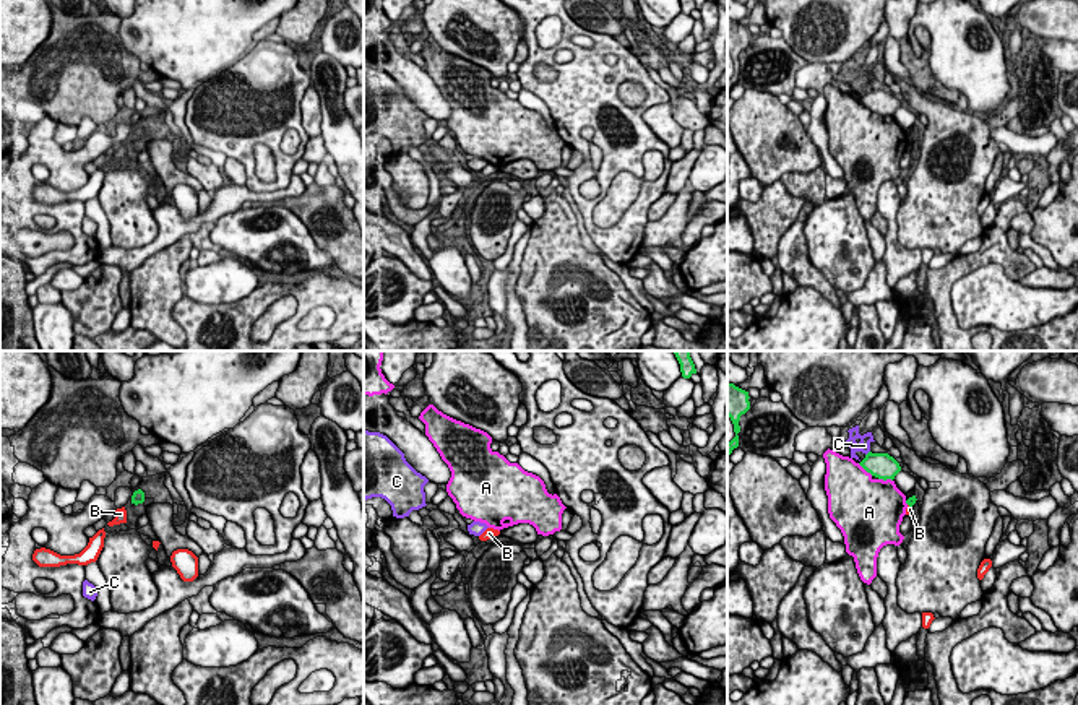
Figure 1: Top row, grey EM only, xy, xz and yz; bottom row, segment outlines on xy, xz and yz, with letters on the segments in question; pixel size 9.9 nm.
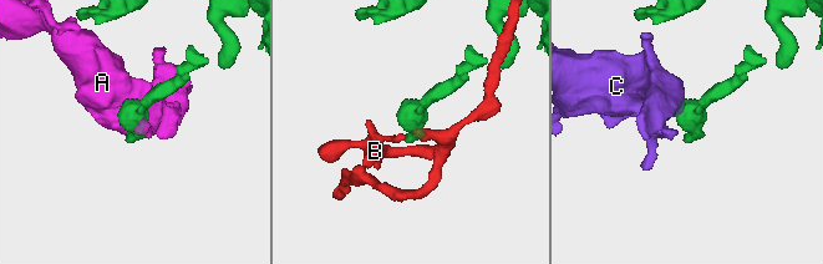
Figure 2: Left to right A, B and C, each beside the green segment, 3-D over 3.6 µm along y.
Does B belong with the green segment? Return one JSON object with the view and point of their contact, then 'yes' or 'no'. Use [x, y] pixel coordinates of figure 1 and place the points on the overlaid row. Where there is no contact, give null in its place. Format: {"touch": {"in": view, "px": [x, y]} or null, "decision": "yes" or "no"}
{"touch": {"in": "yz", "px": [909, 506]}, "decision": "no"}

